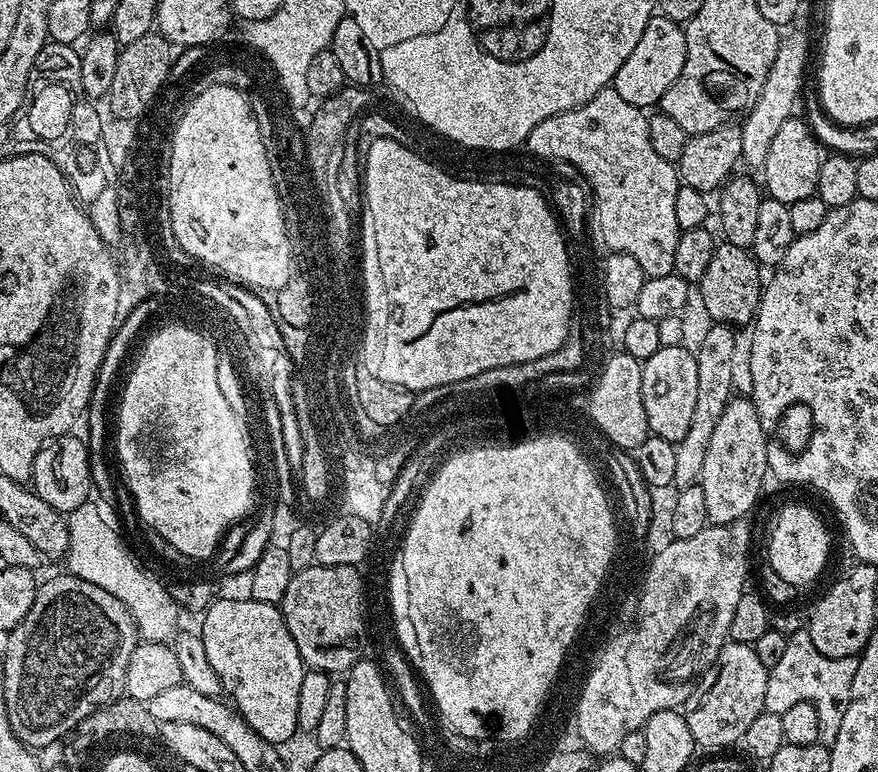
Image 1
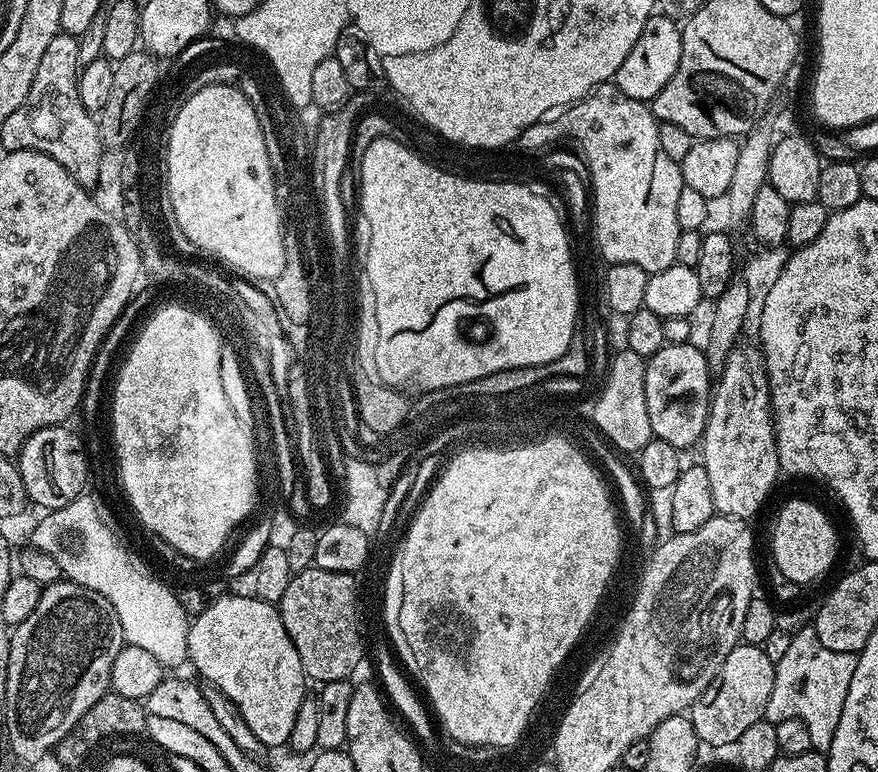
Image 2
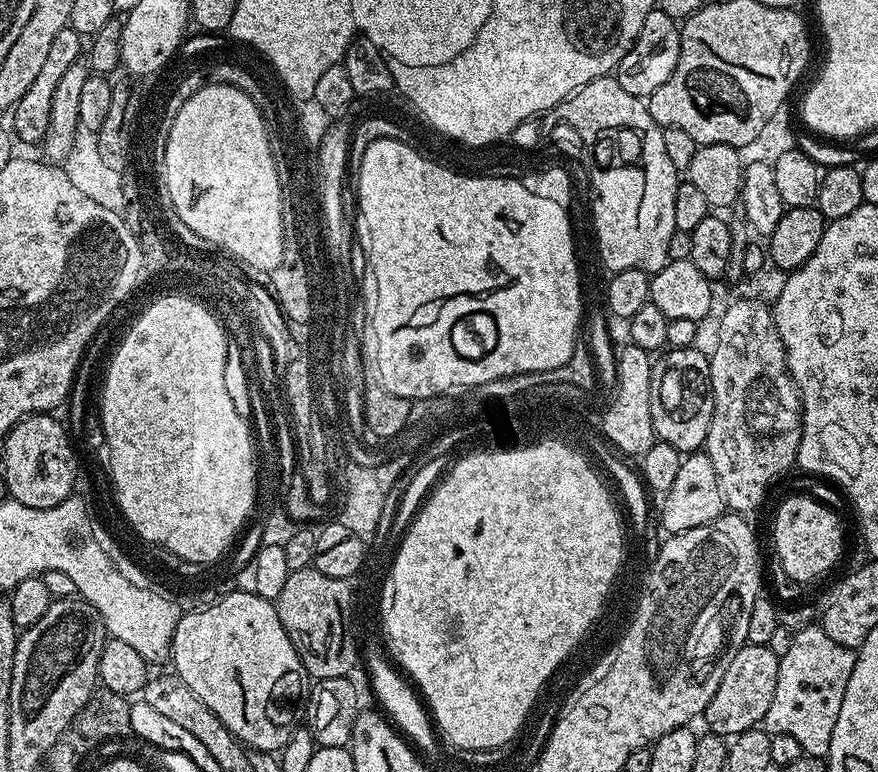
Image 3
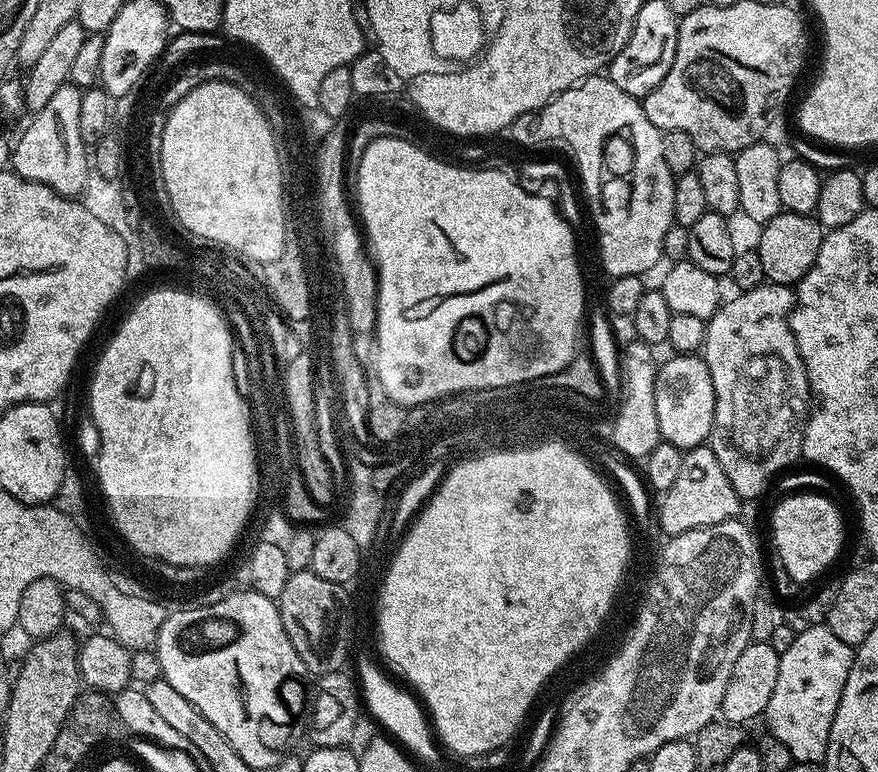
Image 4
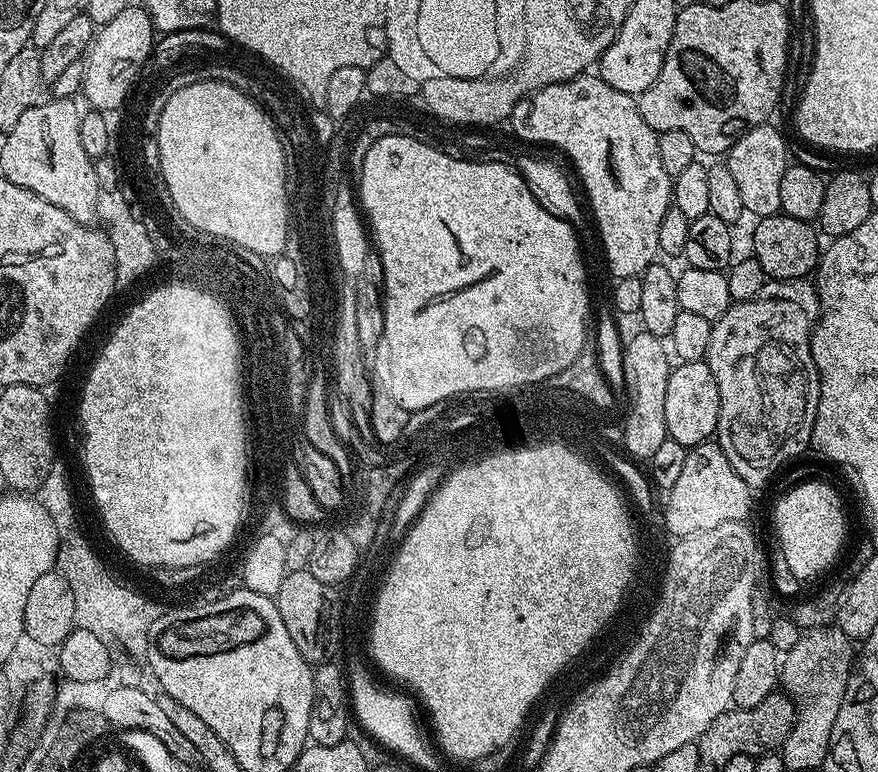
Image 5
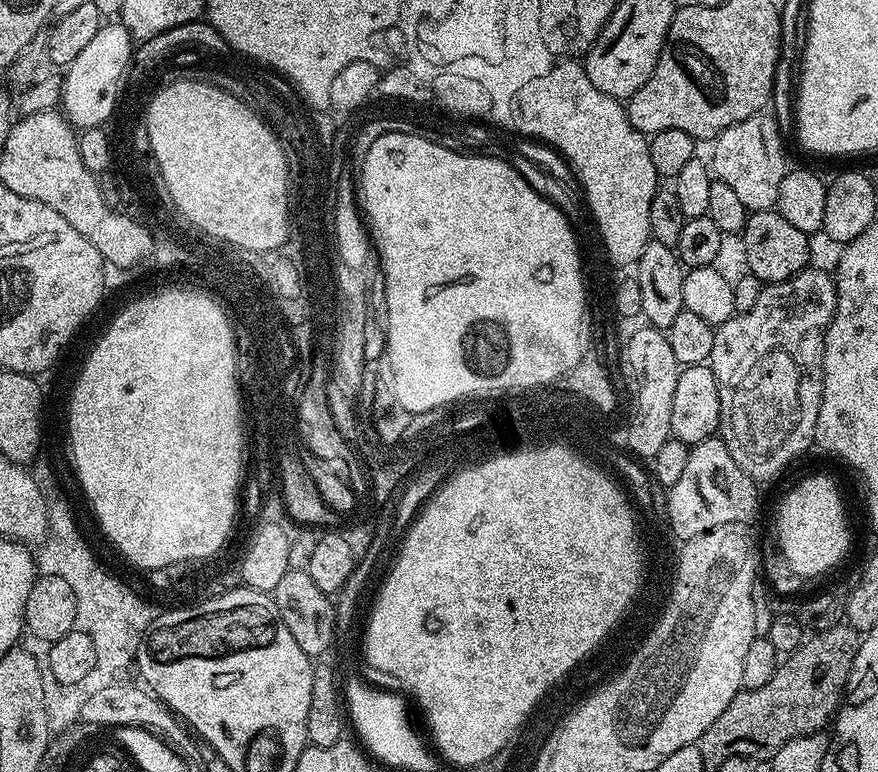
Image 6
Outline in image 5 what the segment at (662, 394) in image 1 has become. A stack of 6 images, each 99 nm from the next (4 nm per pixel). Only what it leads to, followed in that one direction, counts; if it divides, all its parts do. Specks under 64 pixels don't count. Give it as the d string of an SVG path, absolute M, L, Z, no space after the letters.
M707 359L677 363L666 382L668 439L678 442L686 449L709 443L715 437L719 413L718 382L714 382L714 374L710 370Z

